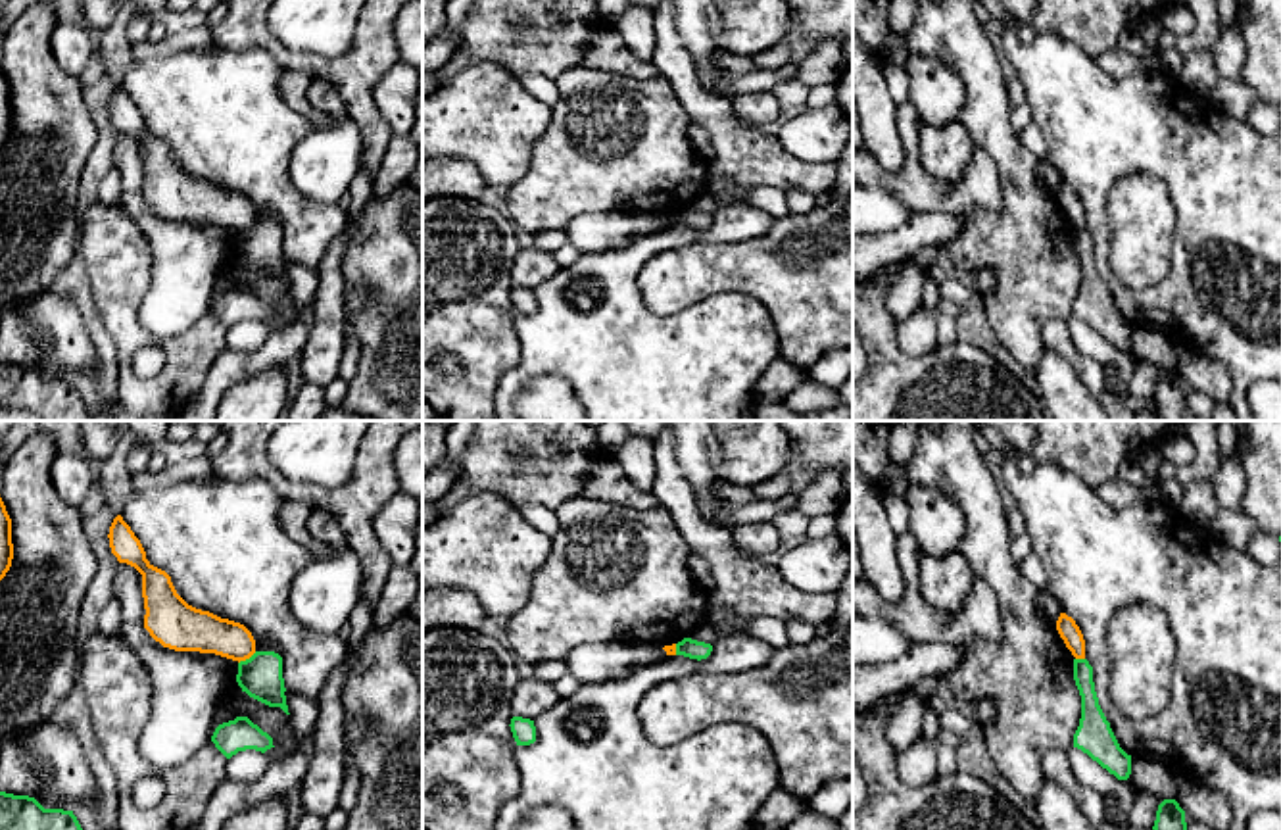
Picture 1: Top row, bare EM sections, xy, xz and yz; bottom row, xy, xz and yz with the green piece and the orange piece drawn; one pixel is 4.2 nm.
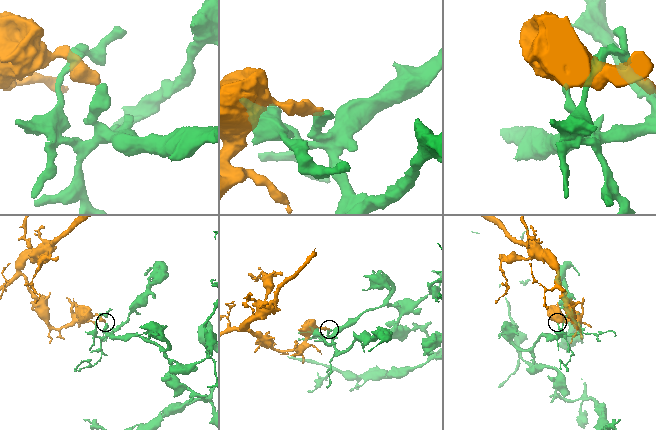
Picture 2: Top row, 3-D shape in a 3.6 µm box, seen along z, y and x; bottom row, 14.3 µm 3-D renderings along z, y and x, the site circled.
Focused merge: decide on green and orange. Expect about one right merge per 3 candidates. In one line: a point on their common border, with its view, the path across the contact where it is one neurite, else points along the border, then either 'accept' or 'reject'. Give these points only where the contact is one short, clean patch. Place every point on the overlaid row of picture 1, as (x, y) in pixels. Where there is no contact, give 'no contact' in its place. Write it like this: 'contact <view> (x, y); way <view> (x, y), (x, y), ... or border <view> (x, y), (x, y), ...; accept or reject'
contact xy (246, 659); border xy (256, 652), (239, 663); reject

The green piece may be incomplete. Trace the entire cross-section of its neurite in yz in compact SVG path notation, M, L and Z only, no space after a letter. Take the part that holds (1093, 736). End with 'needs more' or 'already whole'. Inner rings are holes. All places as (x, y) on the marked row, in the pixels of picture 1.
M1074 659L1074 680L1081 696L1081 719L1074 734L1074 747L1087 753L1118 780L1131 774L1131 755L1127 755L1106 720L1093 682L1093 667L1087 659Z; already whole

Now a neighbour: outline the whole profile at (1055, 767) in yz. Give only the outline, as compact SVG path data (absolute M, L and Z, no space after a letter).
M1051 751L1041 761L1041 778L1049 780L1066 790L1077 803L1079 811L1089 818L1095 828L1102 828L1104 817L1104 795L1083 786L1070 767L1064 751Z

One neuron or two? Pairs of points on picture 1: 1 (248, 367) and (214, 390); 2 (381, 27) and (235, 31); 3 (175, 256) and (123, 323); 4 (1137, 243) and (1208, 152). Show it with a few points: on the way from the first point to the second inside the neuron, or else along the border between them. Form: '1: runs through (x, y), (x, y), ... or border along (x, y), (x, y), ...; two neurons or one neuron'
1: runs through (241, 367), (221, 383); one neuron
2: runs through (346, 64), (315, 66), (290, 60), (271, 43); one neuron
3: border along (152, 254), (139, 321), (160, 341); two neurons
4: border along (1135, 171), (1157, 175), (1168, 193), (1170, 246); two neurons

